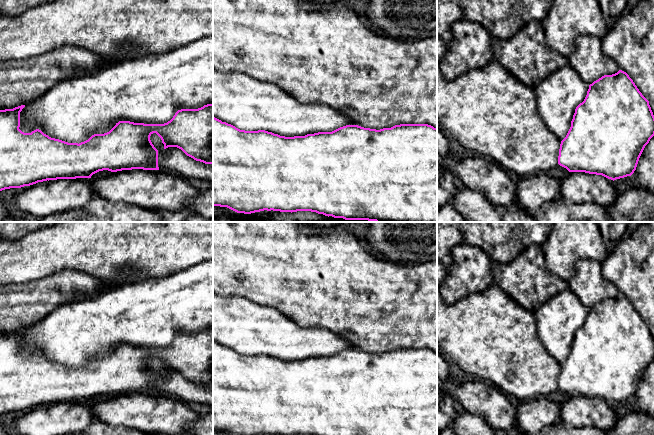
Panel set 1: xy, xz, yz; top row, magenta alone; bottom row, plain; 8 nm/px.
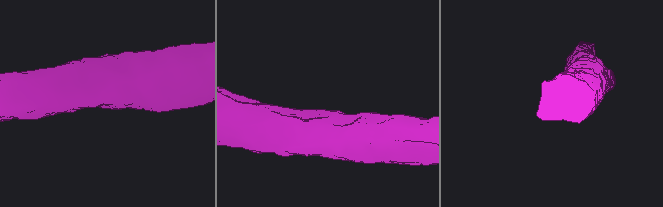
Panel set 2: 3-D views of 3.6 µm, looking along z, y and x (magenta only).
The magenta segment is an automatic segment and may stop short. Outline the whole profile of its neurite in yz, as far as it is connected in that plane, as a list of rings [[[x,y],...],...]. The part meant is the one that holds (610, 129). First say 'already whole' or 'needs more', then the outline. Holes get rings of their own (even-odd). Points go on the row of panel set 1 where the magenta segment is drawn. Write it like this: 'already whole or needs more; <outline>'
needs more; [[[567,64],[563,68],[557,69],[543,81],[541,81],[534,89],[536,99],[536,109],[547,129],[555,135],[561,142],[558,156],[558,164],[566,168],[569,172],[585,172],[589,174],[602,175],[608,179],[616,180],[631,176],[636,170],[639,158],[649,143],[650,139],[654,136],[654,115],[649,105],[649,101],[642,95],[633,80],[629,75],[619,70],[612,75],[604,75],[592,84],[588,85],[579,75],[579,73],[570,65]]]

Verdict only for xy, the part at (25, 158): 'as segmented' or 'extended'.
extended

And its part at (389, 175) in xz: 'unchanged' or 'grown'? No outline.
grown

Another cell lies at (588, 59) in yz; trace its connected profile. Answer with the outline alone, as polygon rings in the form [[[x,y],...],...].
[[[580,36],[575,42],[575,51],[568,58],[569,64],[588,84],[604,75],[612,75],[620,69],[602,50],[602,38]]]

